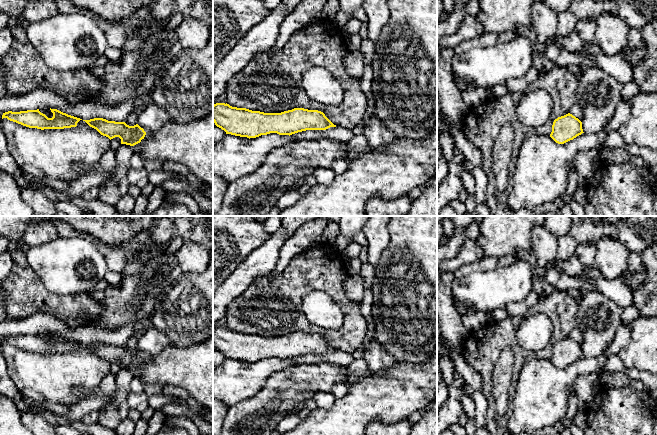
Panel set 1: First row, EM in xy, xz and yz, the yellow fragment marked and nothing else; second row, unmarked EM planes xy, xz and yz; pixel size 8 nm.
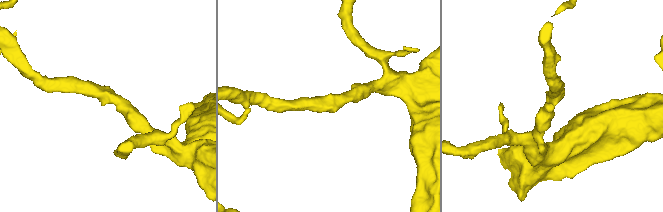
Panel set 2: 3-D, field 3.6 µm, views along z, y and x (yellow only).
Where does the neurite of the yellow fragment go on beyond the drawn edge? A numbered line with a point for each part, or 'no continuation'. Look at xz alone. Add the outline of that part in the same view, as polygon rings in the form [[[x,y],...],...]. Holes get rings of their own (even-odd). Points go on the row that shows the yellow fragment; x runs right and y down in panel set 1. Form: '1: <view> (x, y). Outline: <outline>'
no continuation

